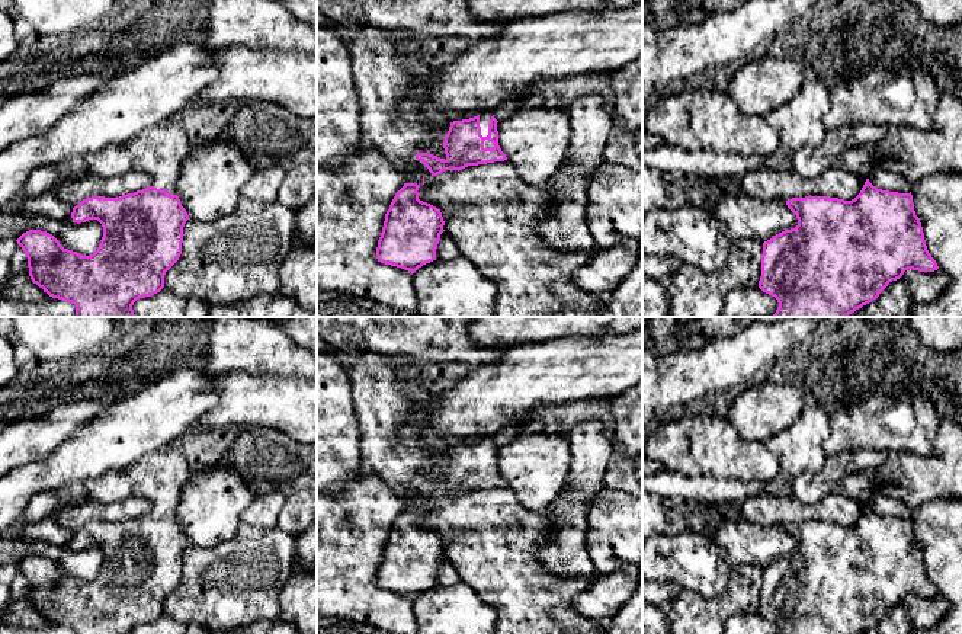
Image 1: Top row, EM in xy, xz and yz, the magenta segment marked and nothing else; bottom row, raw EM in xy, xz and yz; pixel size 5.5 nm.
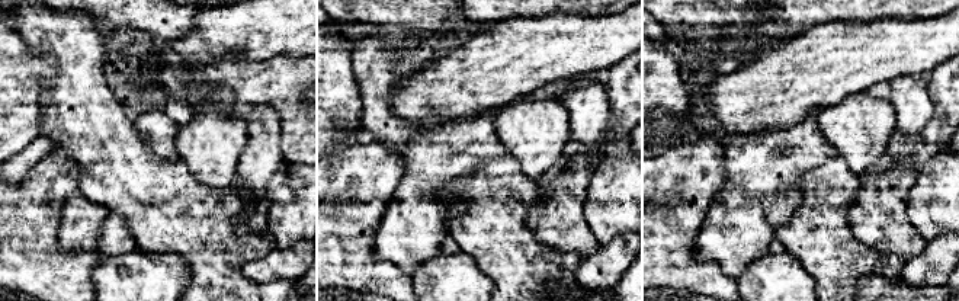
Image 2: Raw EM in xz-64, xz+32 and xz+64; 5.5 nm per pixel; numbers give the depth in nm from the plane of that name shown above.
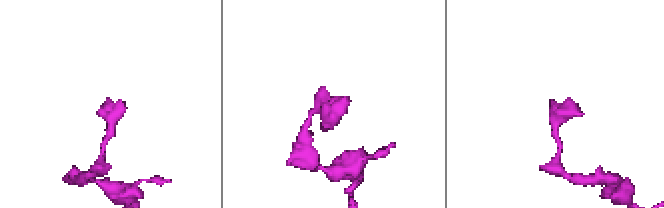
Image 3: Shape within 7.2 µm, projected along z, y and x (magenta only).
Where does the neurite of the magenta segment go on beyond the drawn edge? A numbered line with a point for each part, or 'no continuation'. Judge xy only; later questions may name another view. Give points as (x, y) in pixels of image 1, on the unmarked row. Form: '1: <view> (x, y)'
1: xy (159, 477)

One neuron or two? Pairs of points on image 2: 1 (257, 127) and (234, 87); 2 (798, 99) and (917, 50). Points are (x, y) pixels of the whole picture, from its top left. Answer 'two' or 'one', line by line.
1: two
2: one

